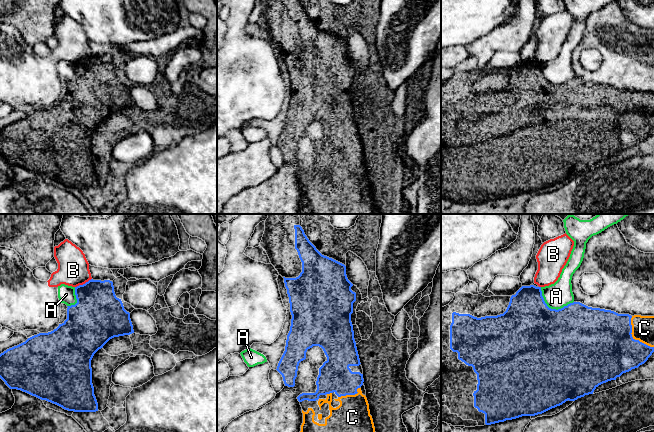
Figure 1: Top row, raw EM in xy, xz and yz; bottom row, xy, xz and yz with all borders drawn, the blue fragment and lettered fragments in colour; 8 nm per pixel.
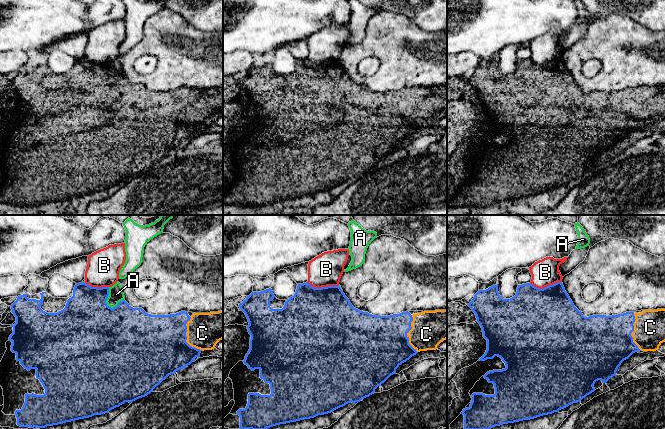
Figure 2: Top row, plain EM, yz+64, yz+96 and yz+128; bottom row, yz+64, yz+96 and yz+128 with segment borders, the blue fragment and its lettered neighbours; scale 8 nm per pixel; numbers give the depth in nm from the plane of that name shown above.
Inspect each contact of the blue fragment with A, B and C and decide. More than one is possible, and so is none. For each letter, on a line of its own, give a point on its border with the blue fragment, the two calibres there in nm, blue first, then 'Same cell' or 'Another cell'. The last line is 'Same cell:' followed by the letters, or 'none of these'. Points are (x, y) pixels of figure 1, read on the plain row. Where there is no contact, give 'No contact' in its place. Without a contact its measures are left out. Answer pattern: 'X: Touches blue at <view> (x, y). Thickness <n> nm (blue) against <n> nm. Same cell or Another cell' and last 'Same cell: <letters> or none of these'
A: Touches blue at yz (550, 84). Thickness 500 nm (blue) against 200 nm. Another cell
B: Touches blue at xy (83, 60). Thickness 380 nm (blue) against 260 nm. Another cell
C: Touches blue at yz (632, 113). Thickness 500 nm (blue) against 180 nm. Same cell
Same cell: C

